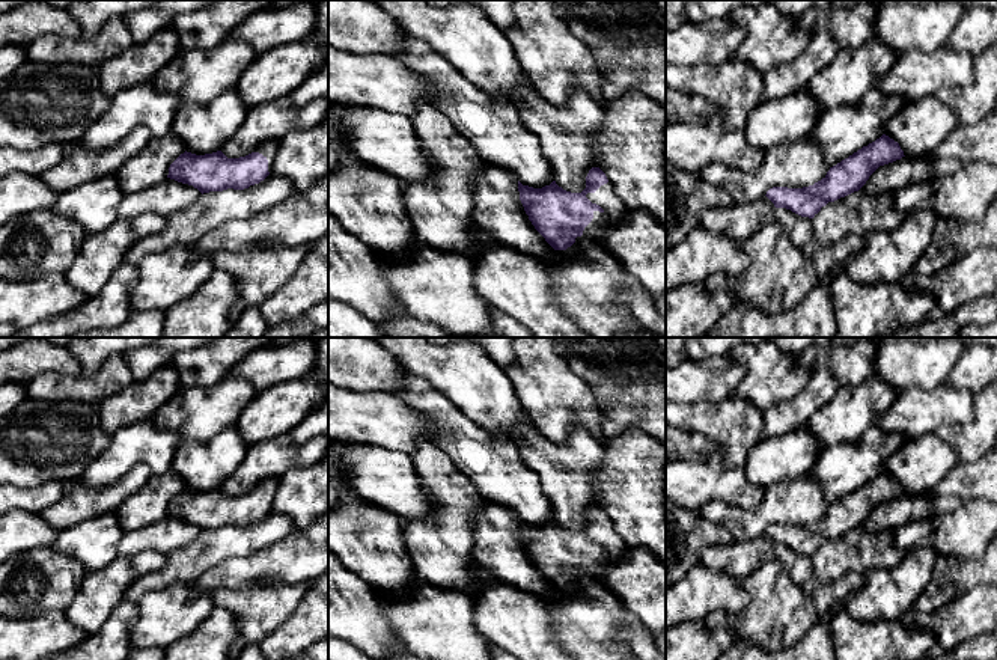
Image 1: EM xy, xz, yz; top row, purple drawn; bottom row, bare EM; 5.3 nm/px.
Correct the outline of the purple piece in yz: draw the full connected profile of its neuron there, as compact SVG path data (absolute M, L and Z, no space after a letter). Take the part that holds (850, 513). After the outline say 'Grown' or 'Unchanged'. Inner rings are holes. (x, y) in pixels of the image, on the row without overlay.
M883 472L830 505L827 512L813 523L803 526L773 524L765 533L776 545L786 545L801 555L813 556L828 539L858 529L880 503L902 494L905 493L899 481Z. Unchanged

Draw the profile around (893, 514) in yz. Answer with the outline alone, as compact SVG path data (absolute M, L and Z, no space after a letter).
M902 494L893 500L880 503L860 526L860 529L881 533L922 521L932 514L946 514L956 511L965 503L961 497L955 496L931 496L931 494Z

